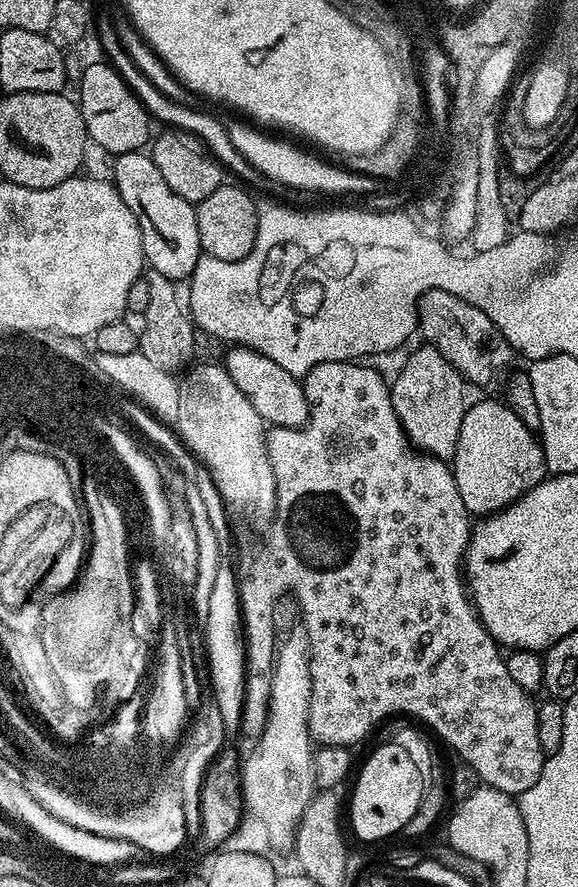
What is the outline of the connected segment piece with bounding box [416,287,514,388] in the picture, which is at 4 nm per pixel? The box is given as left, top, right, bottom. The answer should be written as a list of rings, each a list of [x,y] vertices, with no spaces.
[[[425,289],[416,302],[419,335],[424,335],[429,345],[450,361],[469,385],[484,388],[492,384],[512,364],[514,349],[503,334],[492,324],[486,313],[473,304],[467,304],[452,290]]]

